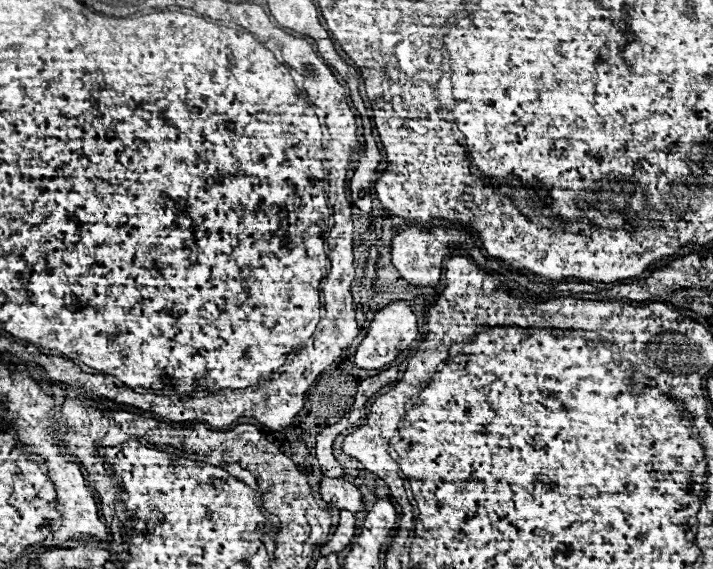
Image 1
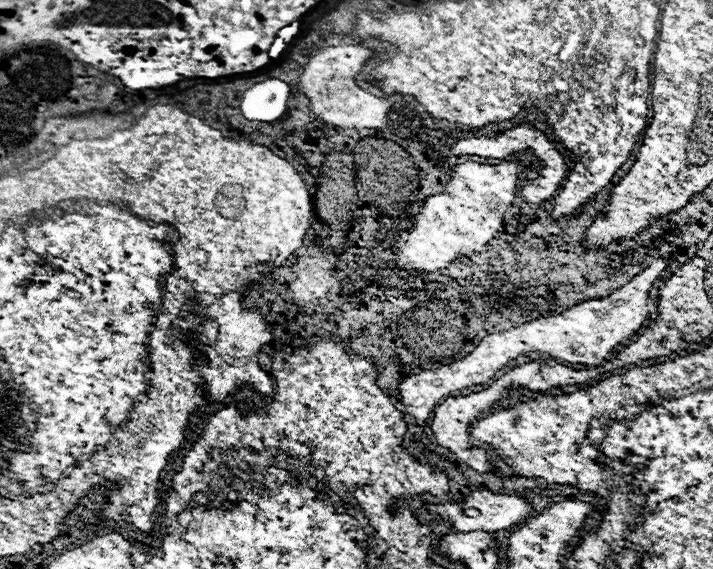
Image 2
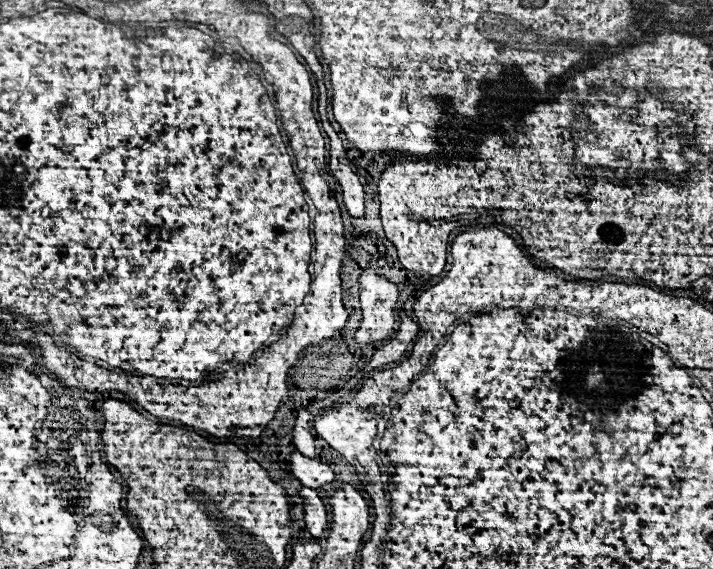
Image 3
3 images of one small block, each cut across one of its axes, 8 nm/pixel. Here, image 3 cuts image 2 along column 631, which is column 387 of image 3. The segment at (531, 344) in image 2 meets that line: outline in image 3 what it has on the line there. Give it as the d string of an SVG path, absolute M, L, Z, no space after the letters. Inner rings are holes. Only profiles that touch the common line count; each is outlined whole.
M364 270L360 276L360 304L364 318L354 338L358 344L376 346L392 336L396 300L396 284L378 276L374 270Z

